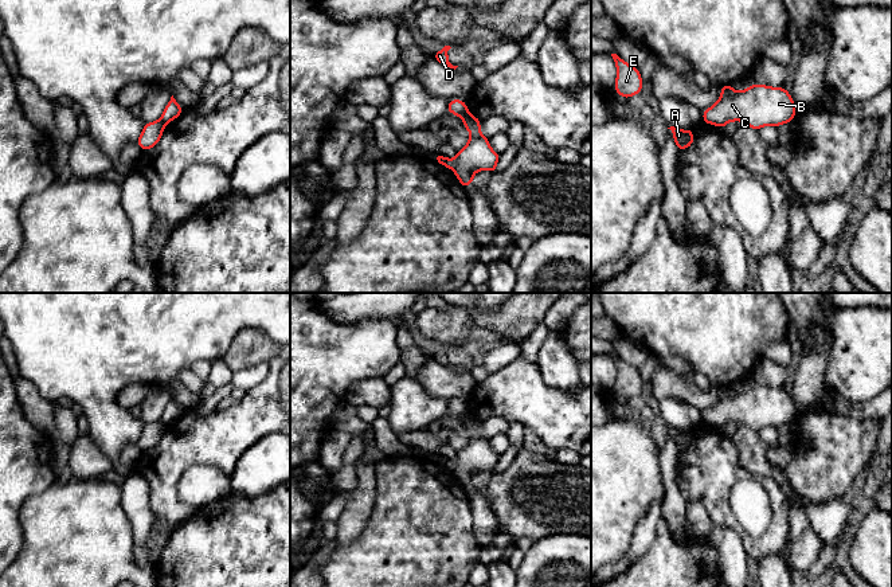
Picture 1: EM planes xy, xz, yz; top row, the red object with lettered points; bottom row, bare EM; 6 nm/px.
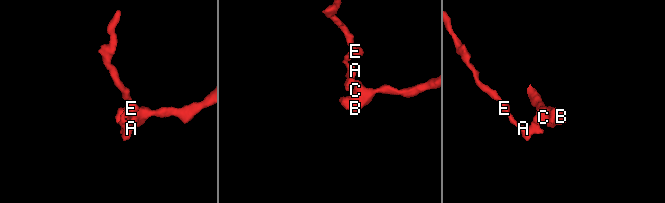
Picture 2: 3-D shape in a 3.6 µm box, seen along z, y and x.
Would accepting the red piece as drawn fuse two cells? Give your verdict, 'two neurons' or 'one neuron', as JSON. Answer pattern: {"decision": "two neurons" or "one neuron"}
{"decision": "two neurons"}

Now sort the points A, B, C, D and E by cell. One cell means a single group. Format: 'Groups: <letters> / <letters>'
Groups: A D E / B C

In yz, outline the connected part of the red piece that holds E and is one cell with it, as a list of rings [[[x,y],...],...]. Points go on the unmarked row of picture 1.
[[[611,355],[611,357],[617,367],[614,392],[625,400],[641,395],[643,381],[638,369],[621,360],[617,355]]]

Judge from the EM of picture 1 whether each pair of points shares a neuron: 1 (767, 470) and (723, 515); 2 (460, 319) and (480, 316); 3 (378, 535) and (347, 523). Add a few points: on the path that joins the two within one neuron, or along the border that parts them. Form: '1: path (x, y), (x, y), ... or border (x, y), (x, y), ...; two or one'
1: border (739, 453), (739, 461), (751, 474), (775, 477); two
2: border (499, 306), (477, 309), (474, 324); two
3: border (375, 500), (364, 529), (349, 543), (339, 544); two

